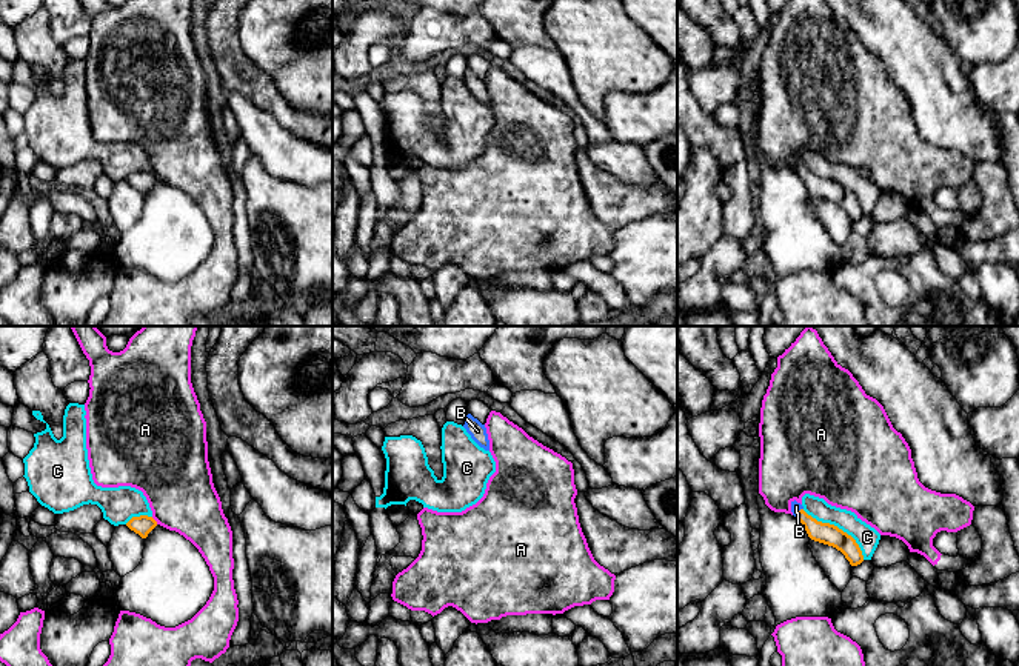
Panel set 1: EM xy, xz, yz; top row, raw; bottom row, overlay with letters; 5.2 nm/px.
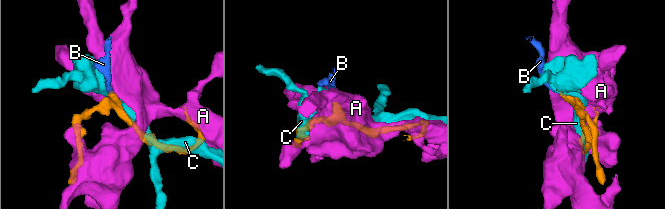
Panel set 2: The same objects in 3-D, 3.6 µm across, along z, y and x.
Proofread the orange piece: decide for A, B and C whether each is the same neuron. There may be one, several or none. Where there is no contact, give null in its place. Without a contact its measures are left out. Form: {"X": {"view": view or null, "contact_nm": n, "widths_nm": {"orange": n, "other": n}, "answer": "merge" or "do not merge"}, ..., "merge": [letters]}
{"A": {"view": "xy", "contact_nm": 50, "widths_nm": {"orange": 100, "other": 380}, "answer": "do not merge"}, "B": {"view": "yz", "contact_nm": 70, "widths_nm": {"orange": 110, "other": 50}, "answer": "merge"}, "C": {"view": "yz", "contact_nm": 420, "widths_nm": {"orange": 110, "other": 120}, "answer": "do not merge"}, "merge": ["B"]}

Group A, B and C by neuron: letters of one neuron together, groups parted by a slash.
A / B / C

